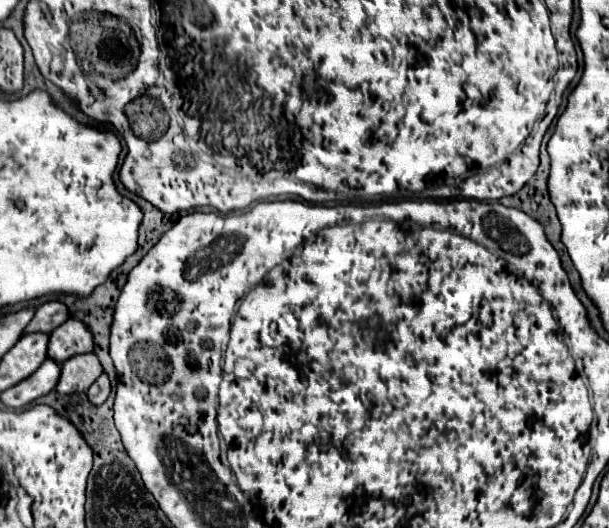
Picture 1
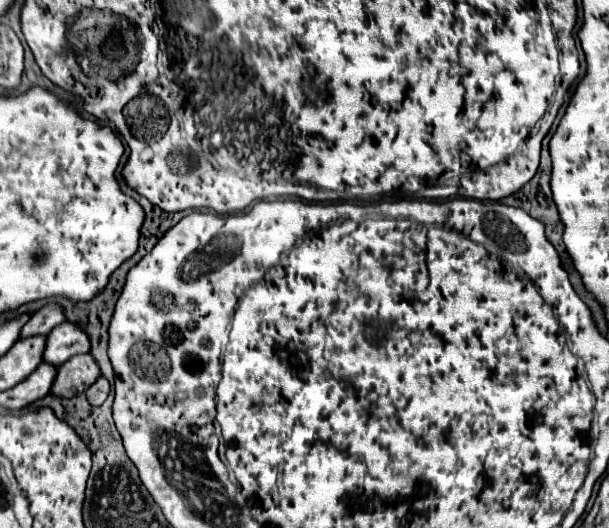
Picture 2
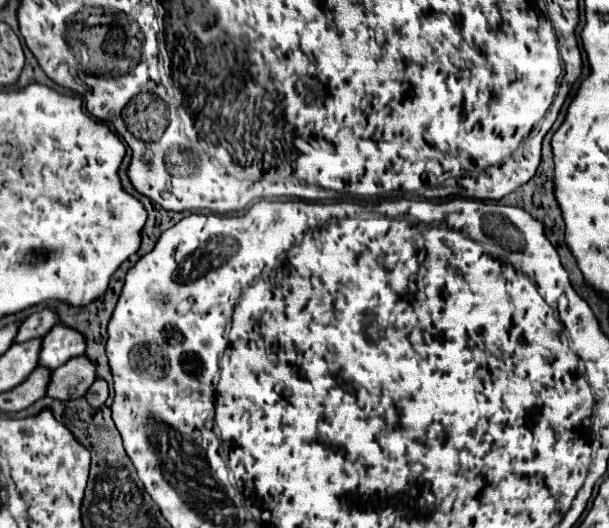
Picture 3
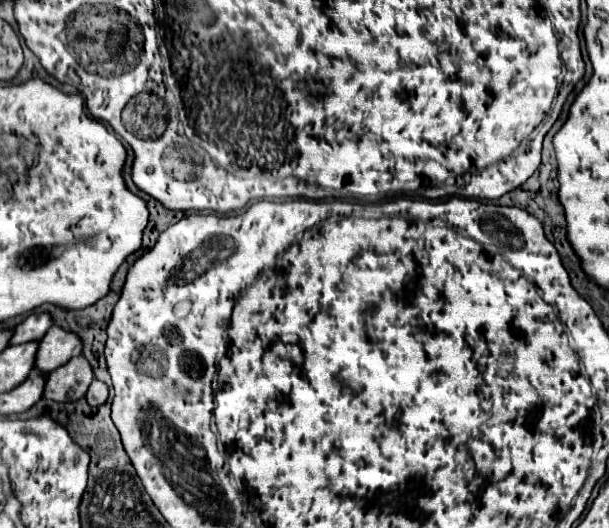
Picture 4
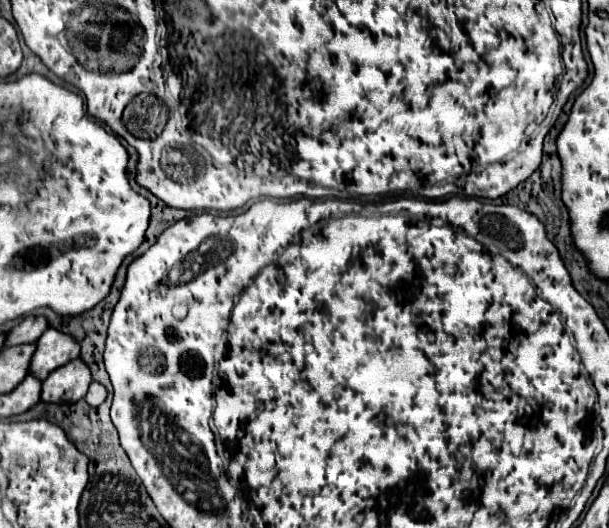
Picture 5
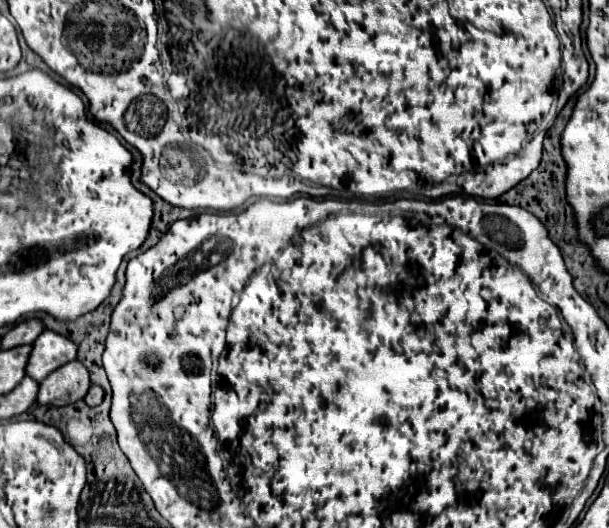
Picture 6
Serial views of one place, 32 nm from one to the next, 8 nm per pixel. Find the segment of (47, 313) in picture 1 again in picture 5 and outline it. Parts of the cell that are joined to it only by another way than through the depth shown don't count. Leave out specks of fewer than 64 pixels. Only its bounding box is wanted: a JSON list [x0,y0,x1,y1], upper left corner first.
[4,316,48,348]

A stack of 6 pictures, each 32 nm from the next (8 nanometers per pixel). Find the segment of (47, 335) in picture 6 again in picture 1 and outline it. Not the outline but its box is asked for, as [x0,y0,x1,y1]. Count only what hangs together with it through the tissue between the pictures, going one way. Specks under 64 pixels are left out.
[48,320,94,364]

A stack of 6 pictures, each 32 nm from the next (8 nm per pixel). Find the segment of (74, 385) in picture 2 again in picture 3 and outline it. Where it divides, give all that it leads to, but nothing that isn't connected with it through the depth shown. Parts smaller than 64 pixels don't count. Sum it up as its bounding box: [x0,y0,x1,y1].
[46,356,96,400]

